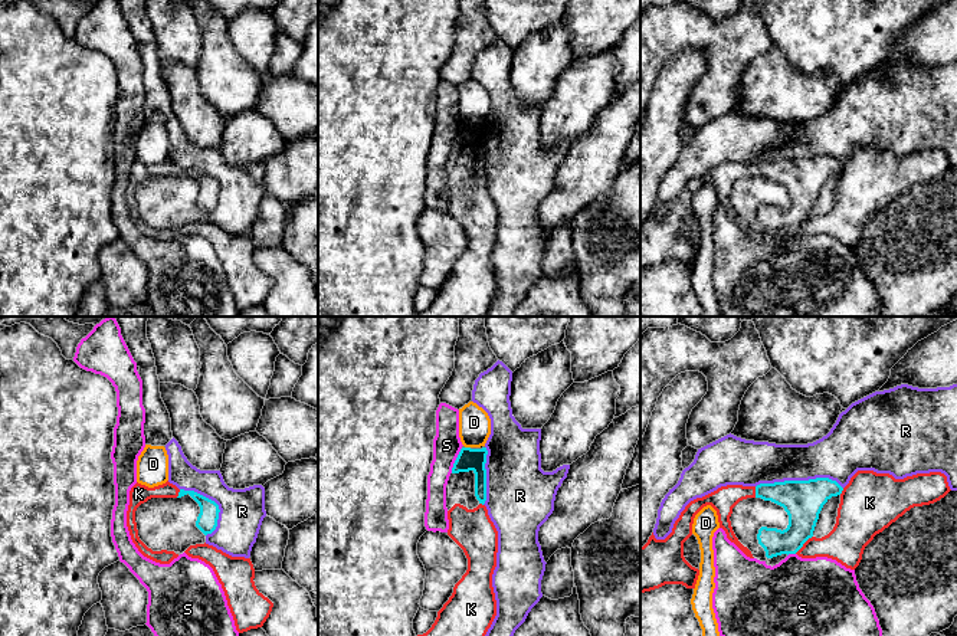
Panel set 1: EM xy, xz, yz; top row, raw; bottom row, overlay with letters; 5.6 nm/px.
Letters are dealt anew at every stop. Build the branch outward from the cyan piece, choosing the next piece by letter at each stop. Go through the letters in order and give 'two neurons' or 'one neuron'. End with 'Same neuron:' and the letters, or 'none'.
D: two neurons
K: one neuron
R: two neurons
S: two neurons
Same neuron: K

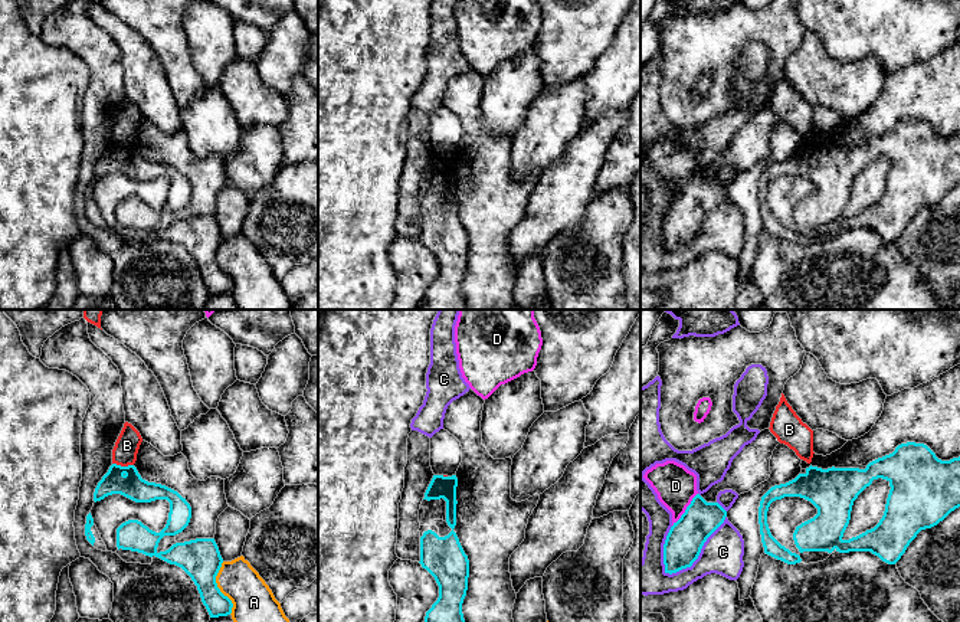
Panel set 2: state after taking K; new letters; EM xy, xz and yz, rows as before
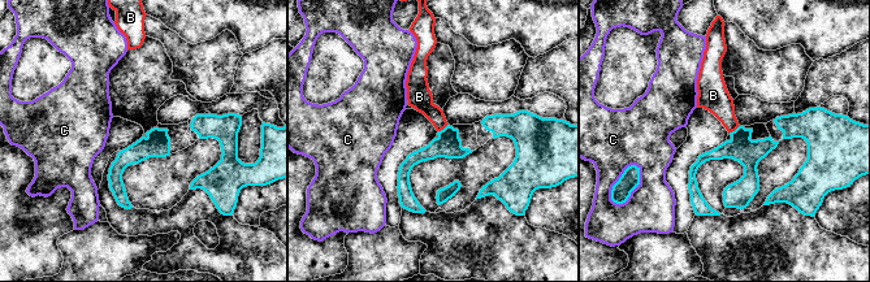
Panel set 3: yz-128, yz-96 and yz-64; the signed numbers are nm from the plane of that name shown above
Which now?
A: two neurons
B: two neurons
C: two neurons
D: two neurons
Same neuron: none

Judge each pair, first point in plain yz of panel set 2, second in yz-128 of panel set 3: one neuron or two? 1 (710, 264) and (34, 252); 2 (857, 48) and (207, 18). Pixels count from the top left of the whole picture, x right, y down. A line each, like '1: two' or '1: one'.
1: two
2: one

